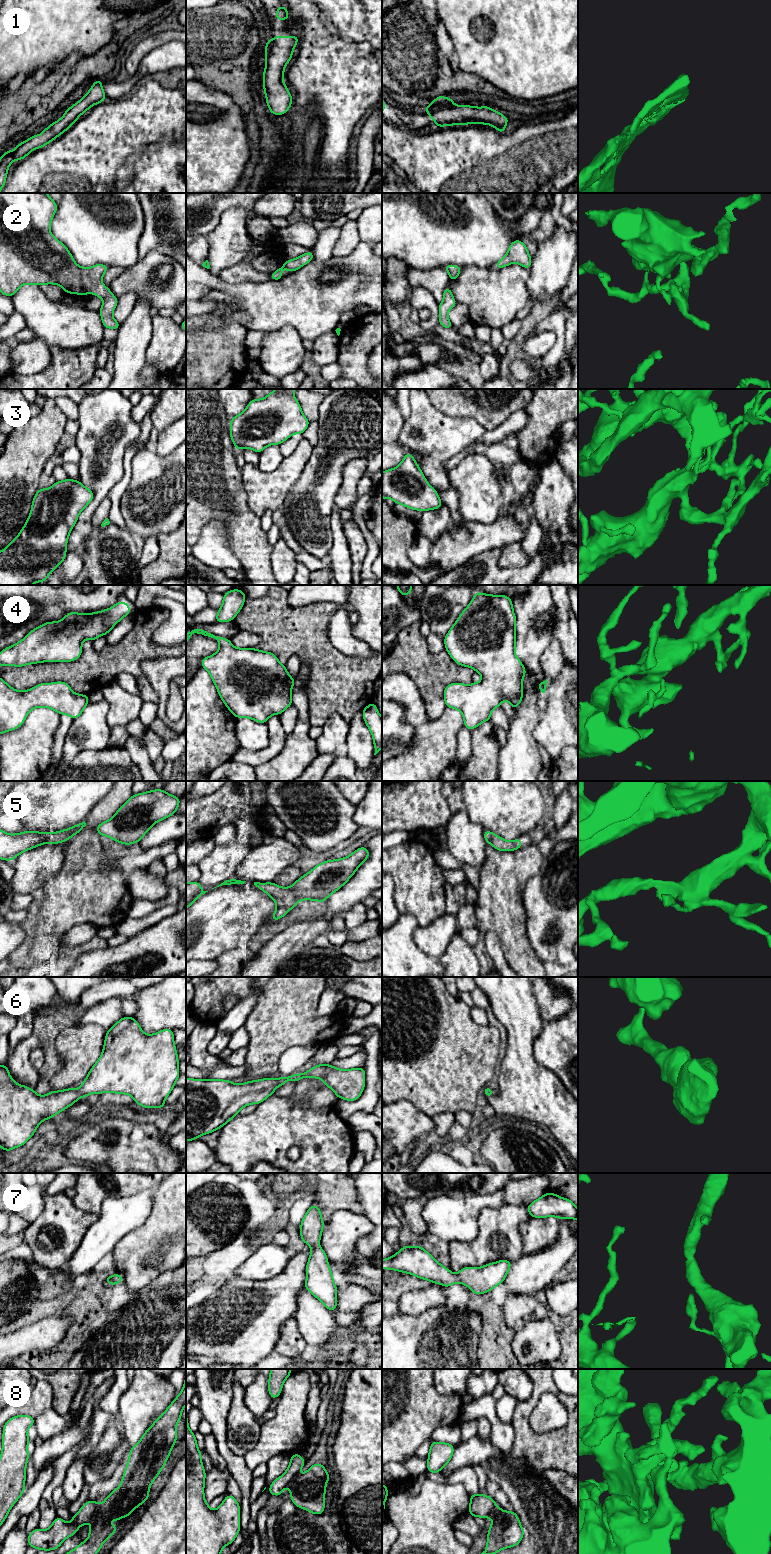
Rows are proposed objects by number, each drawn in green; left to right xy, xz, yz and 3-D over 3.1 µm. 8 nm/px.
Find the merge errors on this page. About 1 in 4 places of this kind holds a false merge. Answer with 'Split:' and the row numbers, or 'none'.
Split: none

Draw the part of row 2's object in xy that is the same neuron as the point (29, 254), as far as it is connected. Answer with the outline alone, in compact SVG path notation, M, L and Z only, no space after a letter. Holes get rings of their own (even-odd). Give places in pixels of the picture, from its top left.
M0 193L0 293L12 297L24 284L57 284L66 294L92 293L104 300L99 310L103 328L119 330L121 324L112 317L118 298L101 282L109 266L84 268L75 263L66 246L50 232L56 212L57 203L47 193Z

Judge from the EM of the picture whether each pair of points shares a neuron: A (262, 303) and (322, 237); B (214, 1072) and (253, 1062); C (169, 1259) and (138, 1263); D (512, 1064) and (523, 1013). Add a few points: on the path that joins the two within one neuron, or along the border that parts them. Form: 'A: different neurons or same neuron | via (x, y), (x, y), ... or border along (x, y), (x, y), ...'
A: different neurons | border along (332, 255), (323, 261), (313, 259)
B: different neurons | border along (246, 1064), (246, 1072), (244, 1074)
C: same neuron | via (161, 1259), (146, 1259)
D: same neuron | via (519, 1051), (522, 1026)

